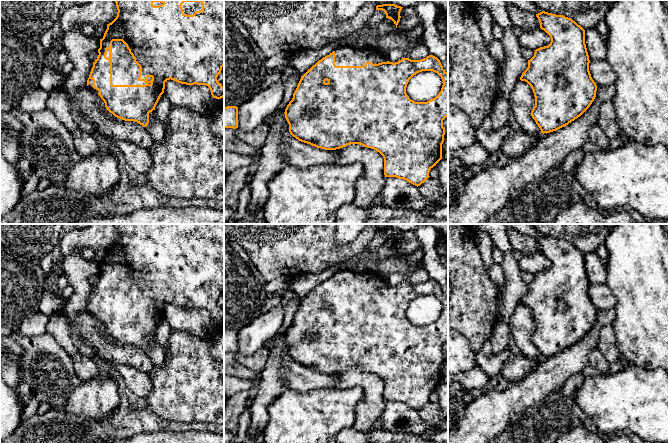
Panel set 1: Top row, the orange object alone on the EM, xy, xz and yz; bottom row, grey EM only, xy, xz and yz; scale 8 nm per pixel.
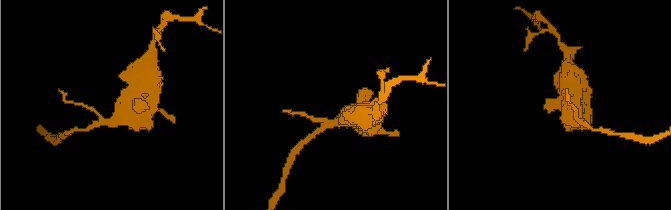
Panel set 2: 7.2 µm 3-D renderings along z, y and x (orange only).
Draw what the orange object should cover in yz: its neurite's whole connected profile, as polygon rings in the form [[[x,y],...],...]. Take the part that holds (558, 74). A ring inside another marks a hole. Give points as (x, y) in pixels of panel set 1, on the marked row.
[[[542,11],[536,14],[540,28],[551,38],[548,46],[534,50],[528,67],[520,80],[527,82],[534,93],[535,106],[531,116],[541,133],[556,131],[578,117],[592,104],[597,85],[589,71],[589,55],[585,44],[585,30],[571,18]]]

